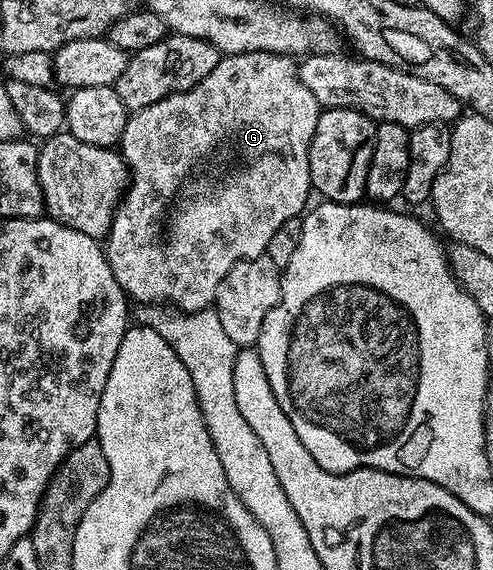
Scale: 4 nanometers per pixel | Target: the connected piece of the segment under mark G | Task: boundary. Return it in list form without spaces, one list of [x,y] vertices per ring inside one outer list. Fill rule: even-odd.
[[[247,51],[222,57],[219,65],[215,65],[215,69],[211,69],[211,73],[207,73],[207,77],[203,77],[203,81],[199,81],[199,85],[189,91],[168,95],[163,97],[163,101],[155,101],[155,105],[147,105],[132,112],[119,144],[119,154],[129,167],[129,186],[121,196],[121,204],[117,206],[117,212],[109,225],[109,234],[103,240],[105,256],[115,273],[115,281],[119,281],[126,296],[137,305],[168,305],[184,312],[212,308],[223,277],[231,273],[234,265],[244,259],[254,259],[265,254],[275,229],[279,229],[283,221],[298,218],[306,210],[305,202],[313,191],[309,168],[311,137],[315,137],[315,125],[322,110],[315,93],[311,93],[311,89],[303,85],[299,63],[294,56],[276,55],[267,51]]]

